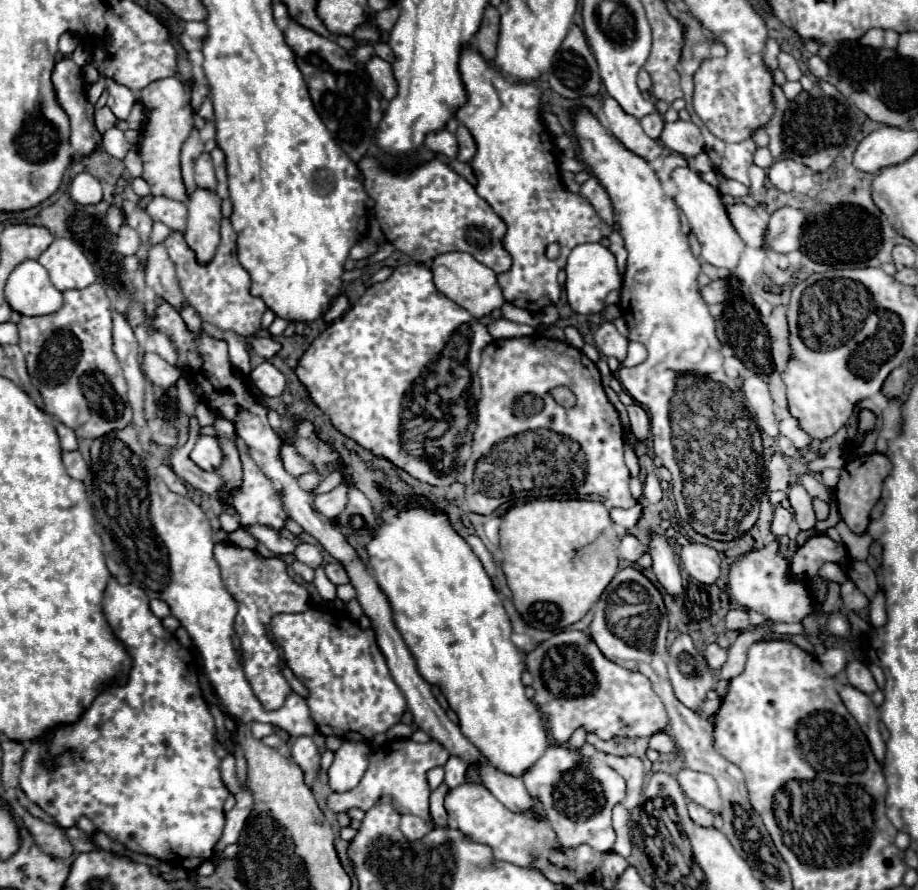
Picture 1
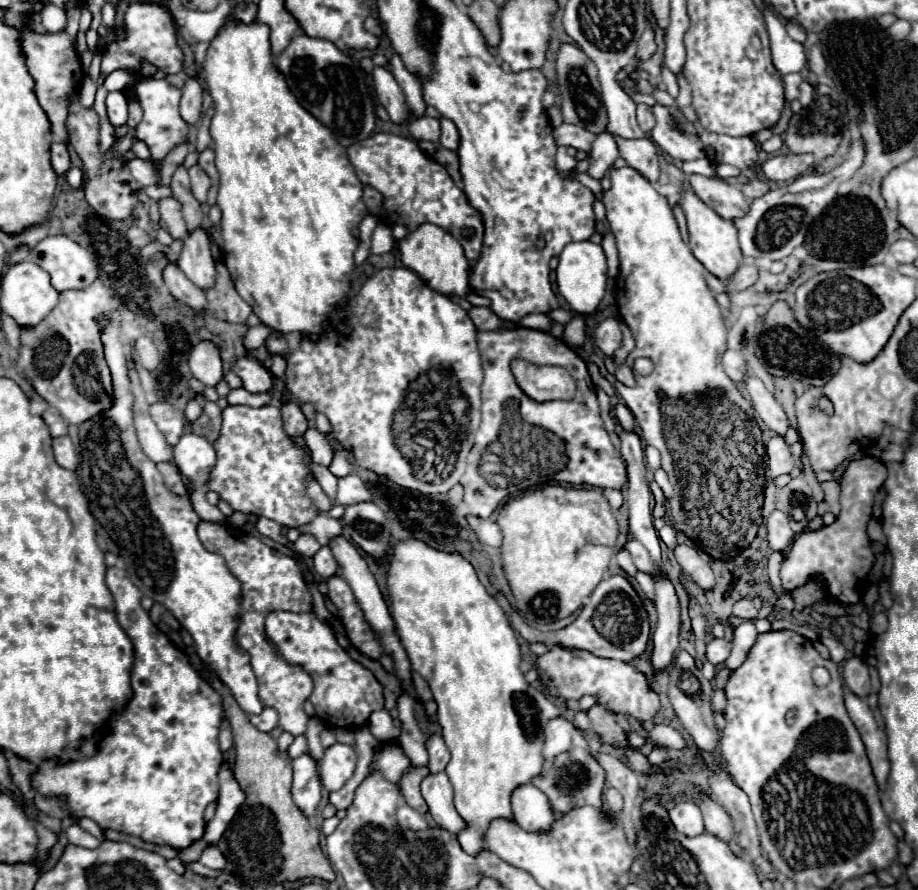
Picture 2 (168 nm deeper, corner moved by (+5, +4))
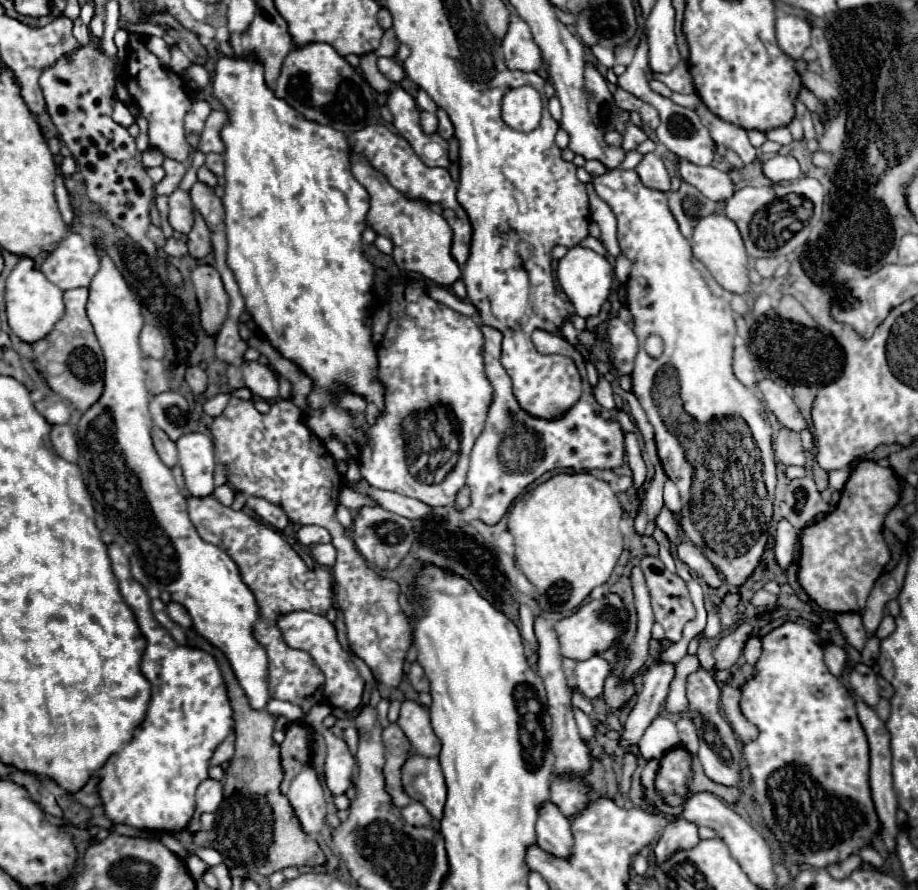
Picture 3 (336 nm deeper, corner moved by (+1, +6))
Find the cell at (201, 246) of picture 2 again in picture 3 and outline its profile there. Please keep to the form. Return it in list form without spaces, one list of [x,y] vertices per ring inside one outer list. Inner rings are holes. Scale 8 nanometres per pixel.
[[[198,263],[192,269],[190,279],[198,295],[200,311],[204,311],[204,315],[200,317],[204,319],[204,327],[208,327],[208,331],[218,333],[228,313],[228,293],[224,289],[220,273],[208,263]]]

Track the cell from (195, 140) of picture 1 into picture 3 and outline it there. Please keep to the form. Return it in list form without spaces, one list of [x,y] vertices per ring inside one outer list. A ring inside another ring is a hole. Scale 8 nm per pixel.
[[[194,211],[194,227],[188,233],[188,251],[192,257],[200,259],[206,257],[210,253],[212,245],[210,245],[210,231],[202,219],[202,215],[198,211]]]

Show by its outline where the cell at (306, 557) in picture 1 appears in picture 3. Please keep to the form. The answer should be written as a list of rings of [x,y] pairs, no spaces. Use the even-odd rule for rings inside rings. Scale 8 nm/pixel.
[[[308,525],[308,527],[302,527],[298,531],[298,541],[306,547],[314,545],[314,543],[330,543],[332,537],[330,533],[324,529],[324,527],[316,527],[316,525]]]

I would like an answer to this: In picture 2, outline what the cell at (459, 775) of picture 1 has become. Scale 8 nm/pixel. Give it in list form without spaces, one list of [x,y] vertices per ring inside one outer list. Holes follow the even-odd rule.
[[[432,733],[430,737],[426,737],[424,743],[426,743],[426,751],[428,751],[428,769],[430,769],[430,773],[444,771],[448,761],[450,761],[450,753],[448,753],[440,733]]]

